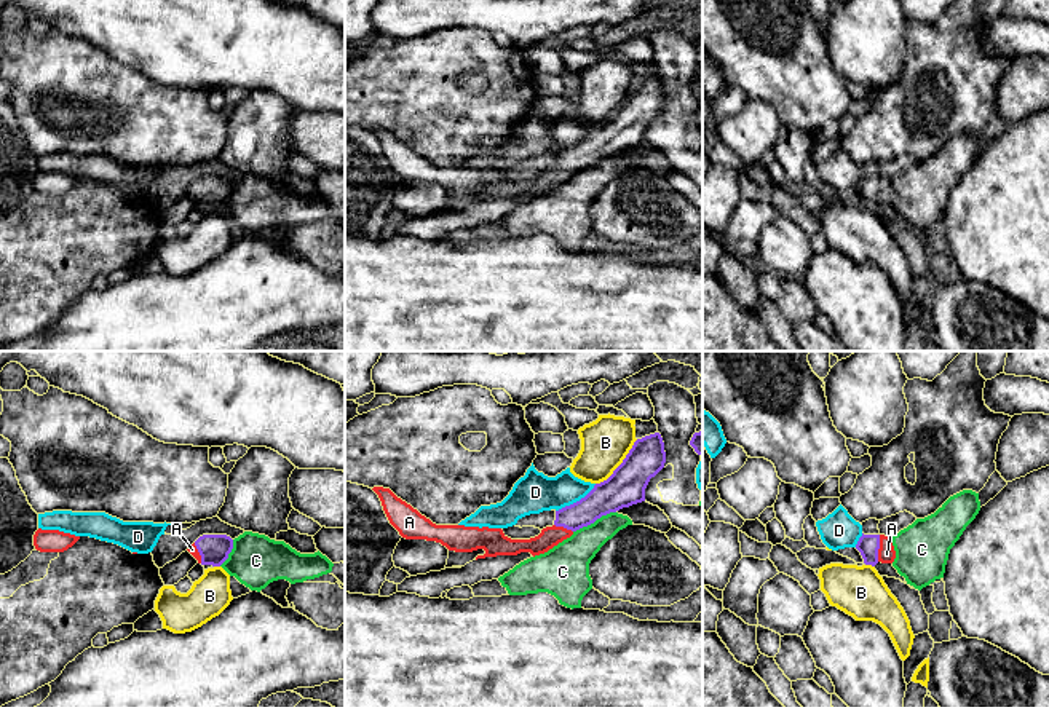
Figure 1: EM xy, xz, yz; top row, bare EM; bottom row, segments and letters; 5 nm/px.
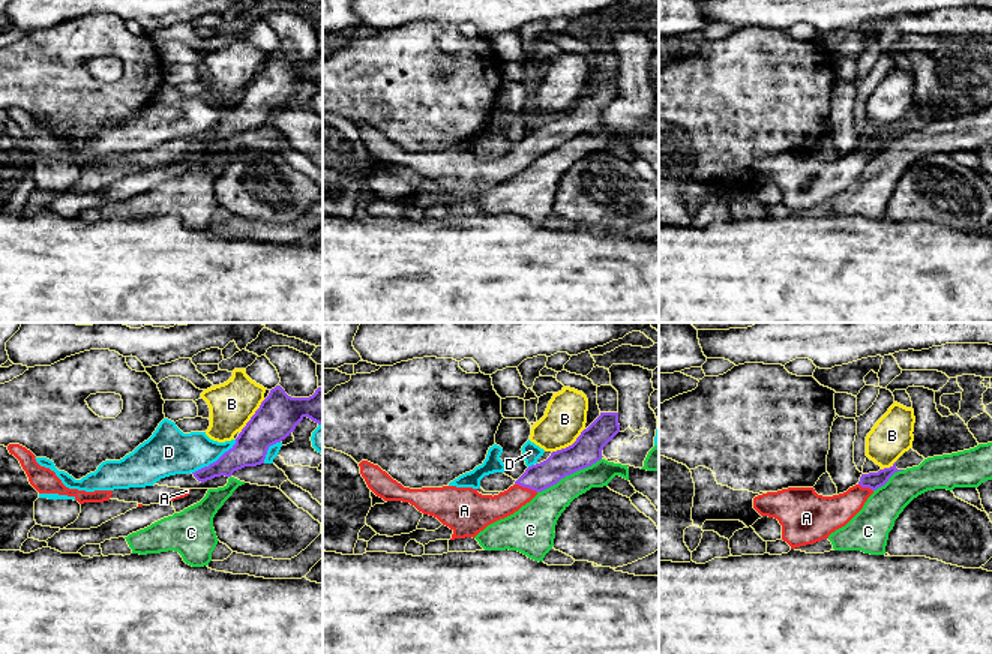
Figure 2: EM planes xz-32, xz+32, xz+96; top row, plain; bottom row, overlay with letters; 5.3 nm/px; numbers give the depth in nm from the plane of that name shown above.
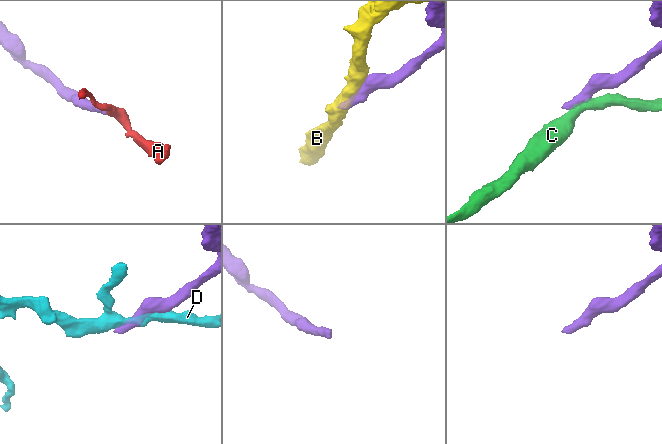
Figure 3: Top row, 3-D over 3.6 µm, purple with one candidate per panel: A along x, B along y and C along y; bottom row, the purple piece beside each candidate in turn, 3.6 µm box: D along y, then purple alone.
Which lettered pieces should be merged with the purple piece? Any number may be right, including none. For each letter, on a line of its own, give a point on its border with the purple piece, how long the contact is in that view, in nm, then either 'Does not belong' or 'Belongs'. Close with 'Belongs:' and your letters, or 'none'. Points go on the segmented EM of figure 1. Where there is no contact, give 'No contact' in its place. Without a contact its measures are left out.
A: Touches purple at yz (878, 548). Shared border 140 nm. Belongs
B: Touches purple at xz (620, 465). Shared border 320 nm. Does not belong
C: Touches purple at xz (594, 521). Shared border 240 nm. Does not belong
D: Touches purple at xz (577, 501). Shared border 240 nm. Does not belong
Belongs: A

